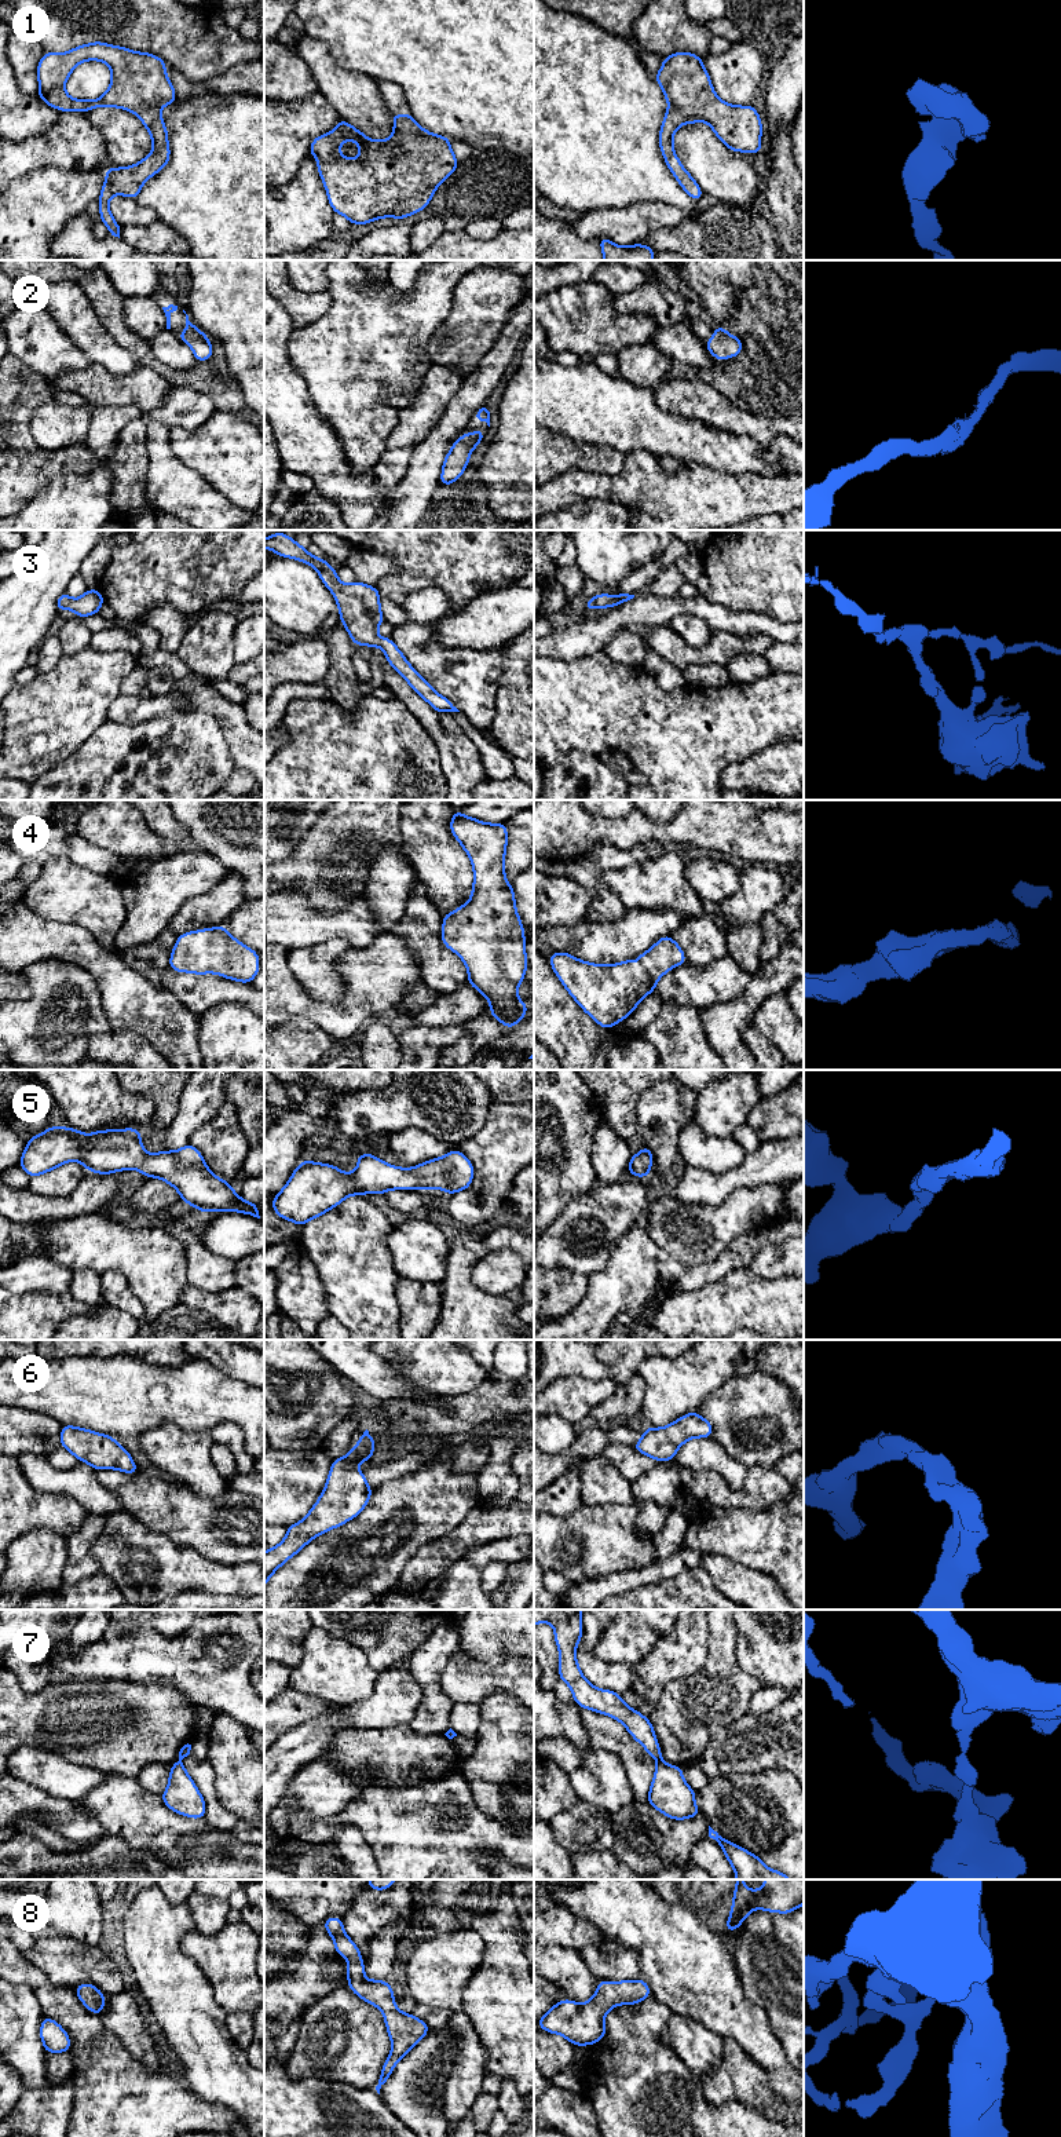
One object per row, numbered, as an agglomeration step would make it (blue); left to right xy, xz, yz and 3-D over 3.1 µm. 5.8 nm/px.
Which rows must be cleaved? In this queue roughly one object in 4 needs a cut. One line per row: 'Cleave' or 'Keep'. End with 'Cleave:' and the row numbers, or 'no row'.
1: Keep
2: Keep
3: Keep
4: Keep
5: Keep
6: Keep
7: Cleave
8: Keep
Cleave: 7

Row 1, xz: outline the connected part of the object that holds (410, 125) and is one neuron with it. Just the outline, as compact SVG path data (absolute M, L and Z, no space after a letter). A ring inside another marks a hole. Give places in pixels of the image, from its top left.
M392 113L394 134L387 140L373 140L340 118L337 127L317 136L310 154L318 160L318 172L334 213L345 216L351 224L367 224L380 218L405 219L428 207L438 186L457 168L458 161L450 139L433 135L420 127L413 116ZM345 139L361 147L361 154L350 160L339 149Z

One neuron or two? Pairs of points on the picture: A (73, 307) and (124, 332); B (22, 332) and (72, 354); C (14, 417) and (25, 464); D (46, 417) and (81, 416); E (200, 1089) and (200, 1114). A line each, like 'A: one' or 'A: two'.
A: two
B: one
C: one
D: one
E: one

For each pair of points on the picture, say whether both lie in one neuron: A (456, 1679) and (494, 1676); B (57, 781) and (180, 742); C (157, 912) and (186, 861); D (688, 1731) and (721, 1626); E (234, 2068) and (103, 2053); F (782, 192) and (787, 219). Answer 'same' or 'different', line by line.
A: same
B: same
C: same
D: same
E: different
F: same

